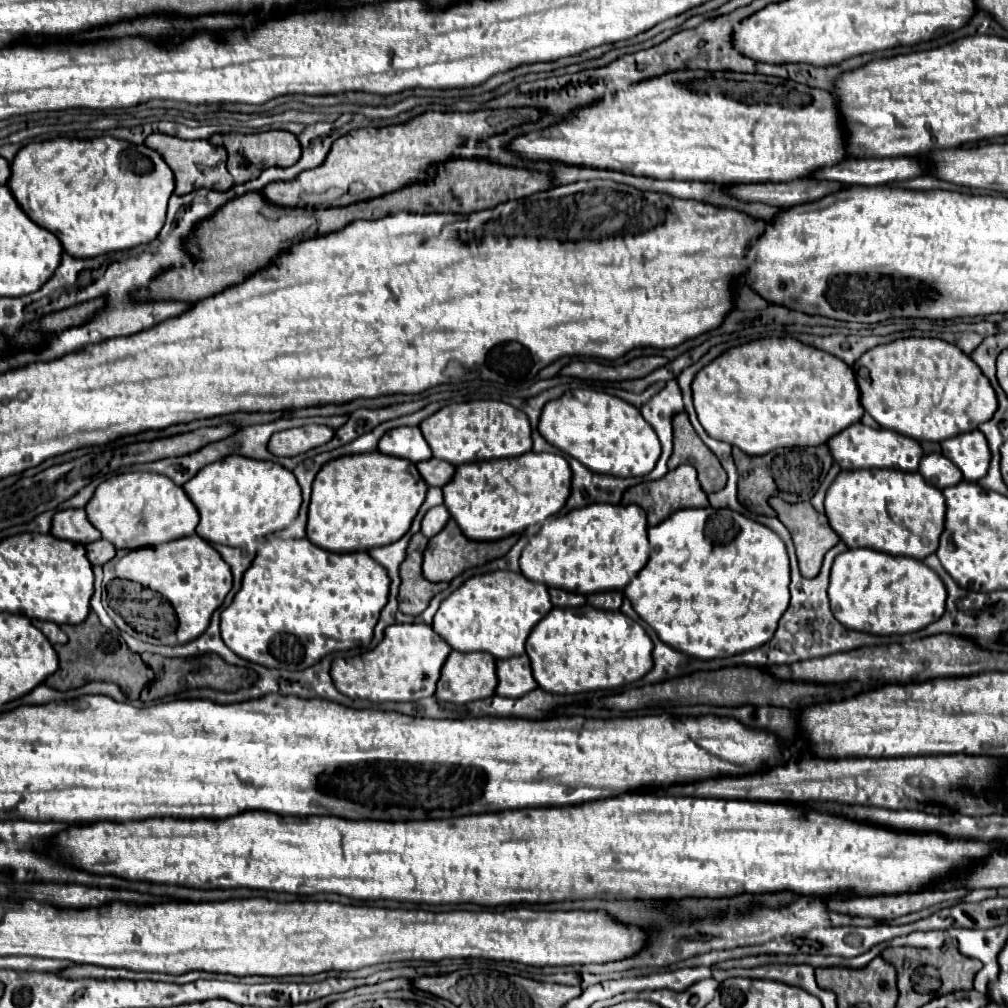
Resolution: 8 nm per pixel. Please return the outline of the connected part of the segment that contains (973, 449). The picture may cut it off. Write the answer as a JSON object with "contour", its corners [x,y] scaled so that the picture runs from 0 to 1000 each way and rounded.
{"contour":[[[965,427],[934,438],[936,452],[939,452],[953,468],[959,478],[971,478],[981,466],[983,448],[975,429]]]}

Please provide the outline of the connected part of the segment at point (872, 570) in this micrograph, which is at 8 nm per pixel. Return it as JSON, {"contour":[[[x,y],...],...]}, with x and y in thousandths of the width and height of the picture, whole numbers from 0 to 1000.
{"contour":[[[850,544],[832,550],[824,563],[821,592],[828,613],[846,625],[862,629],[902,629],[928,617],[938,607],[939,585],[934,573],[908,554]]]}

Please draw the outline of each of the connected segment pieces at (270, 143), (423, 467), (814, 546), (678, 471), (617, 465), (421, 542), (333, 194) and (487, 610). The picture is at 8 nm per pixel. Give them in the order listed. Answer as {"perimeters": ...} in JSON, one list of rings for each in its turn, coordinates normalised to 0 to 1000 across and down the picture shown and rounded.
{"perimeters":[[[[267,129],[267,131],[259,131],[259,133],[223,131],[223,133],[209,135],[209,141],[225,147],[225,153],[227,153],[225,169],[231,175],[233,183],[241,183],[241,181],[255,177],[267,165],[291,165],[299,155],[299,143],[297,143],[295,135],[289,131],[283,131],[283,129]]],[[[426,454],[422,458],[416,458],[414,466],[418,468],[424,482],[441,482],[451,470],[449,460],[445,460],[441,456],[434,456],[434,454]]],[[[765,494],[763,500],[765,500],[765,504],[771,508],[771,514],[779,520],[779,524],[781,524],[781,526],[785,528],[785,532],[787,532],[787,540],[789,540],[789,546],[791,546],[795,569],[797,569],[799,573],[811,571],[813,565],[814,565],[816,552],[820,550],[820,546],[824,546],[824,544],[832,538],[832,532],[824,526],[822,518],[820,518],[820,512],[818,512],[818,510],[813,510],[803,498],[781,500],[781,498],[777,498],[775,494]]],[[[676,460],[670,466],[664,466],[656,476],[648,476],[648,478],[636,478],[628,484],[624,484],[618,490],[618,500],[632,500],[642,508],[642,516],[644,522],[652,522],[654,518],[658,518],[662,512],[666,512],[670,506],[676,504],[697,504],[703,502],[701,498],[701,490],[695,486],[695,480],[691,476],[691,466],[686,460]]],[[[584,385],[563,387],[555,395],[543,399],[537,409],[535,429],[545,440],[576,456],[576,460],[592,470],[640,472],[650,464],[656,452],[652,431],[630,403],[612,393]]],[[[414,528],[408,532],[406,536],[406,544],[404,544],[404,554],[398,560],[398,581],[396,581],[396,605],[400,609],[408,609],[414,611],[418,609],[424,601],[426,595],[441,585],[445,579],[430,579],[426,575],[422,575],[420,567],[418,567],[418,558],[420,558],[420,548],[424,544],[424,534]]],[[[501,107],[501,109],[471,109],[471,111],[422,111],[408,117],[402,123],[390,123],[382,127],[354,127],[330,141],[322,161],[314,167],[299,171],[291,179],[277,179],[259,187],[263,198],[279,204],[297,206],[326,206],[344,204],[356,198],[368,198],[384,190],[392,190],[412,179],[422,177],[420,165],[430,161],[441,161],[447,157],[447,149],[457,141],[485,137],[501,131],[507,125],[529,121],[537,115],[531,107]]],[[[493,565],[461,575],[443,595],[438,597],[430,615],[432,627],[439,631],[449,645],[485,647],[491,653],[505,653],[521,647],[521,637],[527,623],[547,603],[549,599],[541,579],[529,577],[519,569]]]]}

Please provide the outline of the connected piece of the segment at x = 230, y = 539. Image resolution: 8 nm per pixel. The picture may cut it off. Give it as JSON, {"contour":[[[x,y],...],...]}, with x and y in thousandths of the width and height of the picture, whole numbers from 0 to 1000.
{"contour":[[[225,452],[223,456],[215,456],[199,464],[199,468],[195,468],[195,472],[191,472],[191,476],[182,482],[182,486],[197,506],[197,522],[193,524],[193,528],[207,538],[221,538],[223,542],[241,542],[249,534],[285,524],[293,516],[299,502],[299,484],[289,466],[273,458],[251,456],[243,452]]]}

